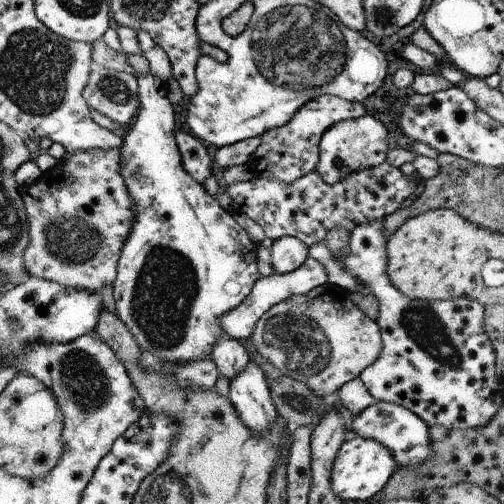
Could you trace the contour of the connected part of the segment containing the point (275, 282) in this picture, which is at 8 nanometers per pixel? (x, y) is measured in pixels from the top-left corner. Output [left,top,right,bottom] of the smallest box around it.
[221,257,328,340]

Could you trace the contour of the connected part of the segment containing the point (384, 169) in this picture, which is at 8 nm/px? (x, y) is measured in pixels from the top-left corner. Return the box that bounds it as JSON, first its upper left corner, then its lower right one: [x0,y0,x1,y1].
[226,164,414,248]

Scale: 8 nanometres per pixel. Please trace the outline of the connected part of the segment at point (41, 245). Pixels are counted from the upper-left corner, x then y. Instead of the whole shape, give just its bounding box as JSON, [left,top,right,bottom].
[22,148,136,292]

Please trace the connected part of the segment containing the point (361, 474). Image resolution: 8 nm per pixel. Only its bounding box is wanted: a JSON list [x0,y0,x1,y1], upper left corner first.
[331,435,397,503]

